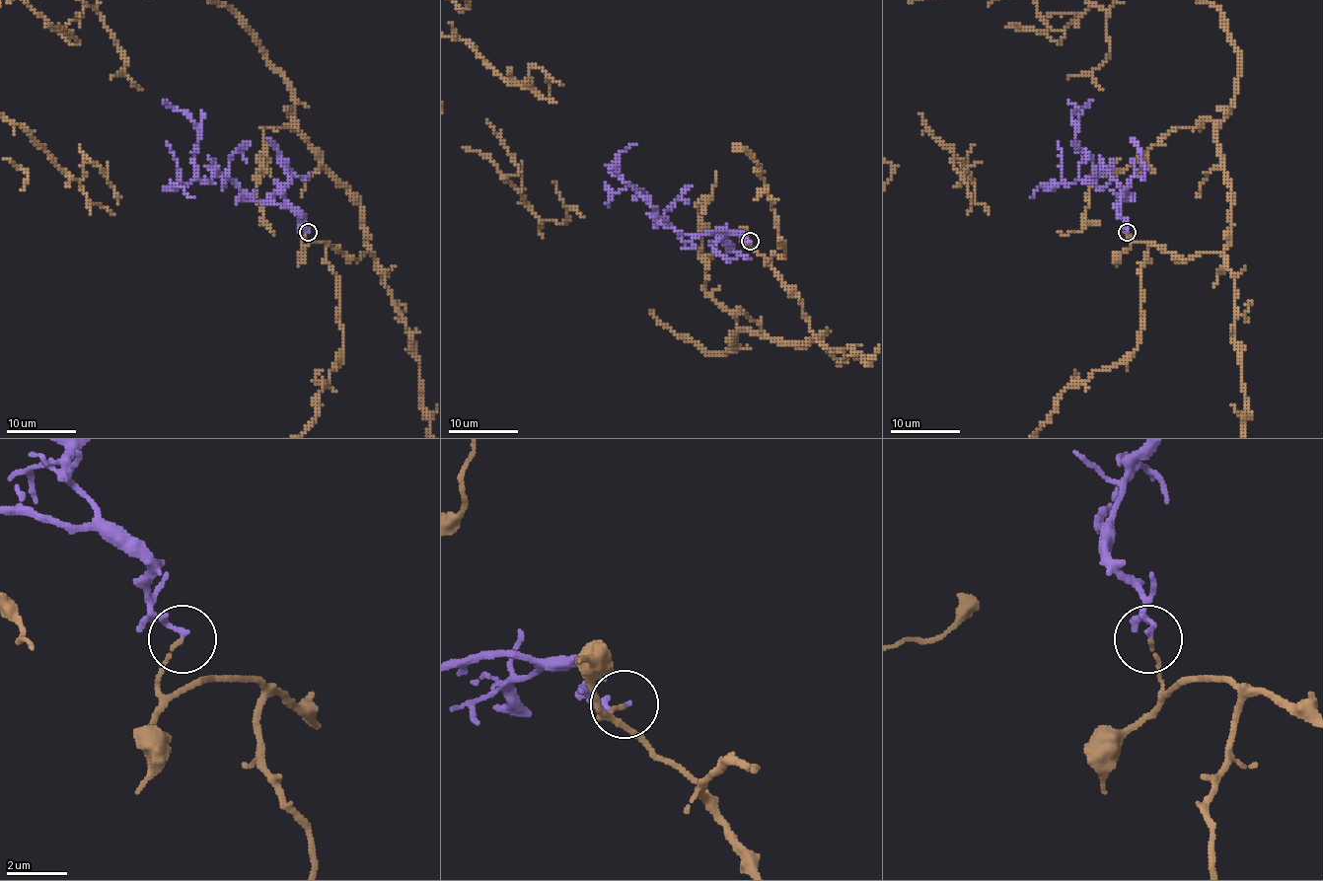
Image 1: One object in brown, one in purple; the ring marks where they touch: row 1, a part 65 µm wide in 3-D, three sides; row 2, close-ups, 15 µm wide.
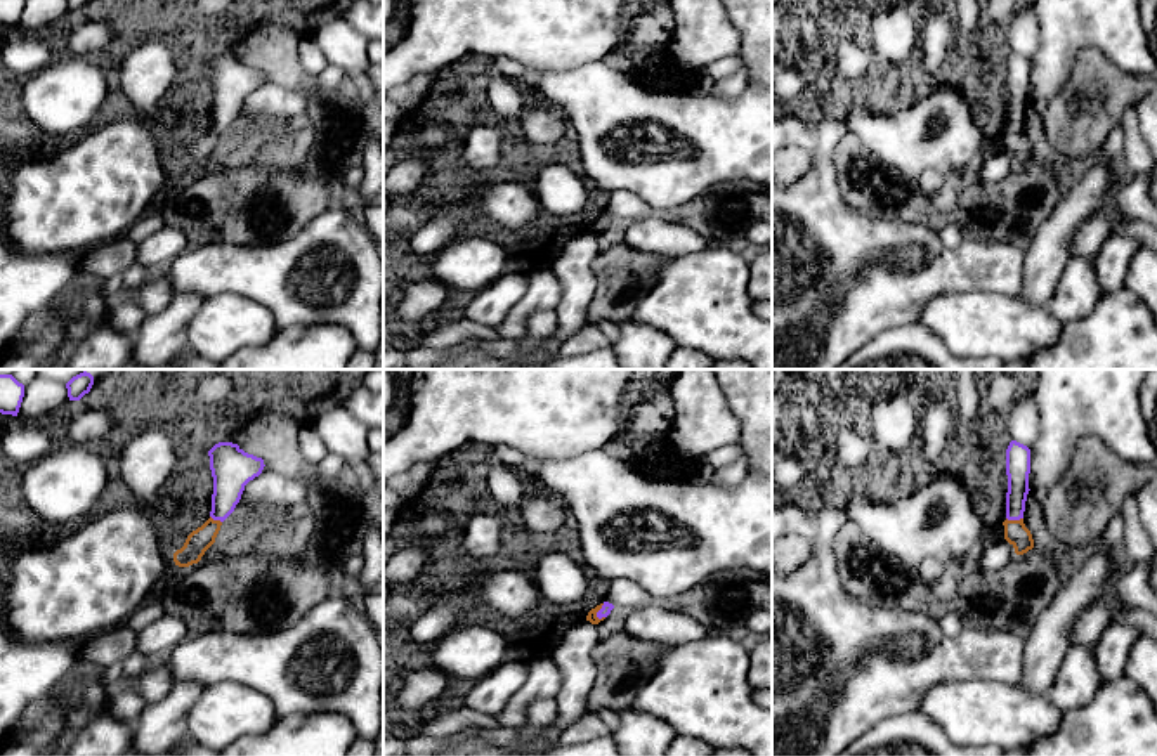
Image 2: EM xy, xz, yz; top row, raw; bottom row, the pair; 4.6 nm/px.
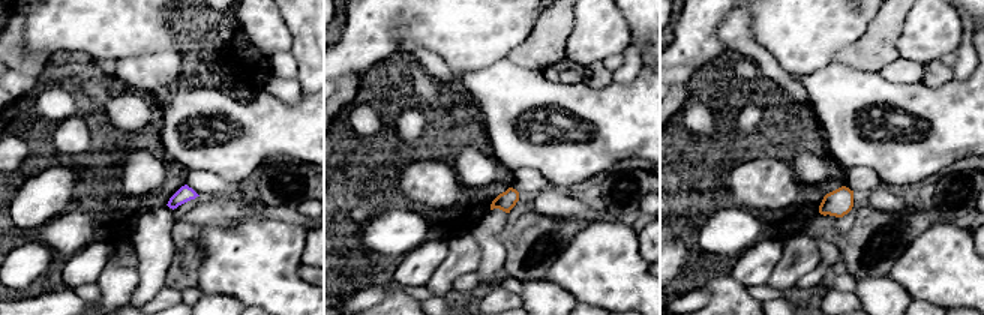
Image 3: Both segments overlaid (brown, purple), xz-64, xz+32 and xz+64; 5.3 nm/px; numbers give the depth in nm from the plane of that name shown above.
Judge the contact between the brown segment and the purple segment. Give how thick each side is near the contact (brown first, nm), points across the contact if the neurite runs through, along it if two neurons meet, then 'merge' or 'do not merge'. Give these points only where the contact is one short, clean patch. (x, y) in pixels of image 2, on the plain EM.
calibres 110 and 110 nm; do not merge

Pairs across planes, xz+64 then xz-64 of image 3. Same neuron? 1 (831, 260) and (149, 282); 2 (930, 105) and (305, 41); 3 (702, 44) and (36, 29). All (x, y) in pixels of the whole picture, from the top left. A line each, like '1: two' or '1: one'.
1: one
2: two
3: one

